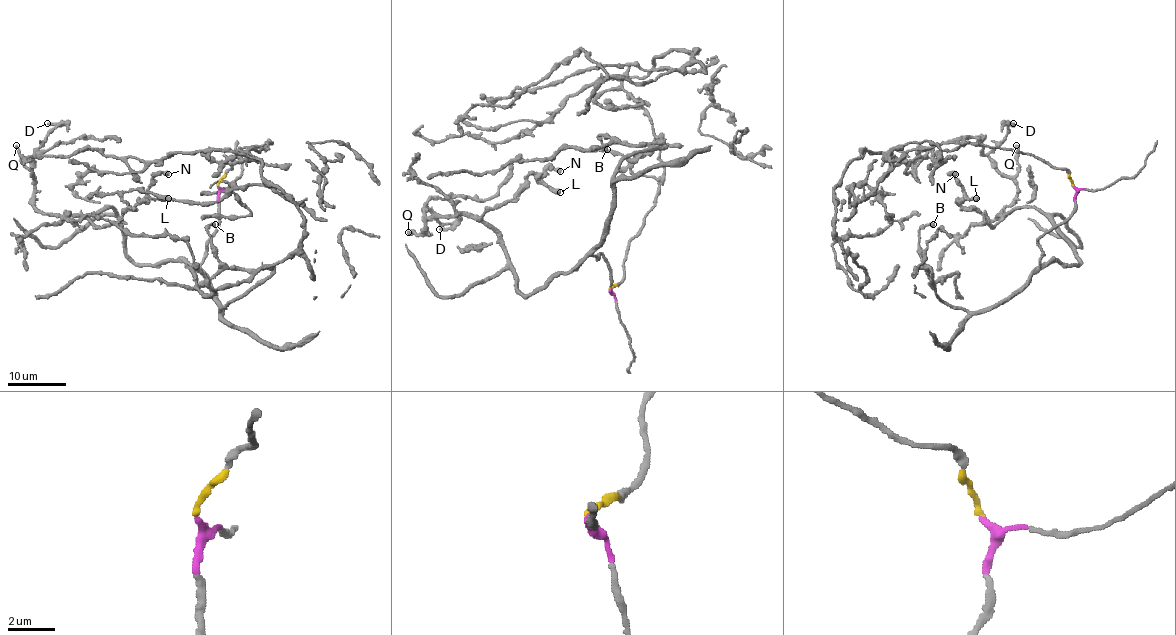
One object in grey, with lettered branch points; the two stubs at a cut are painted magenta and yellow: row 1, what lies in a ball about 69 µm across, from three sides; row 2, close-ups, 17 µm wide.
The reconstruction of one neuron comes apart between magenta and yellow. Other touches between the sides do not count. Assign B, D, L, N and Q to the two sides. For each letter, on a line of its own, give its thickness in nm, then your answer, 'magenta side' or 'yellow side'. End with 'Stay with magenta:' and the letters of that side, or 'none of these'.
B: 440 nm thick; magenta side
D: 240 nm thick; magenta side
L: 550 nm thick; magenta side
N: 440 nm thick; magenta side
Q: 280 nm thick; magenta side
Stay with magenta: B, D, L, N, Q

